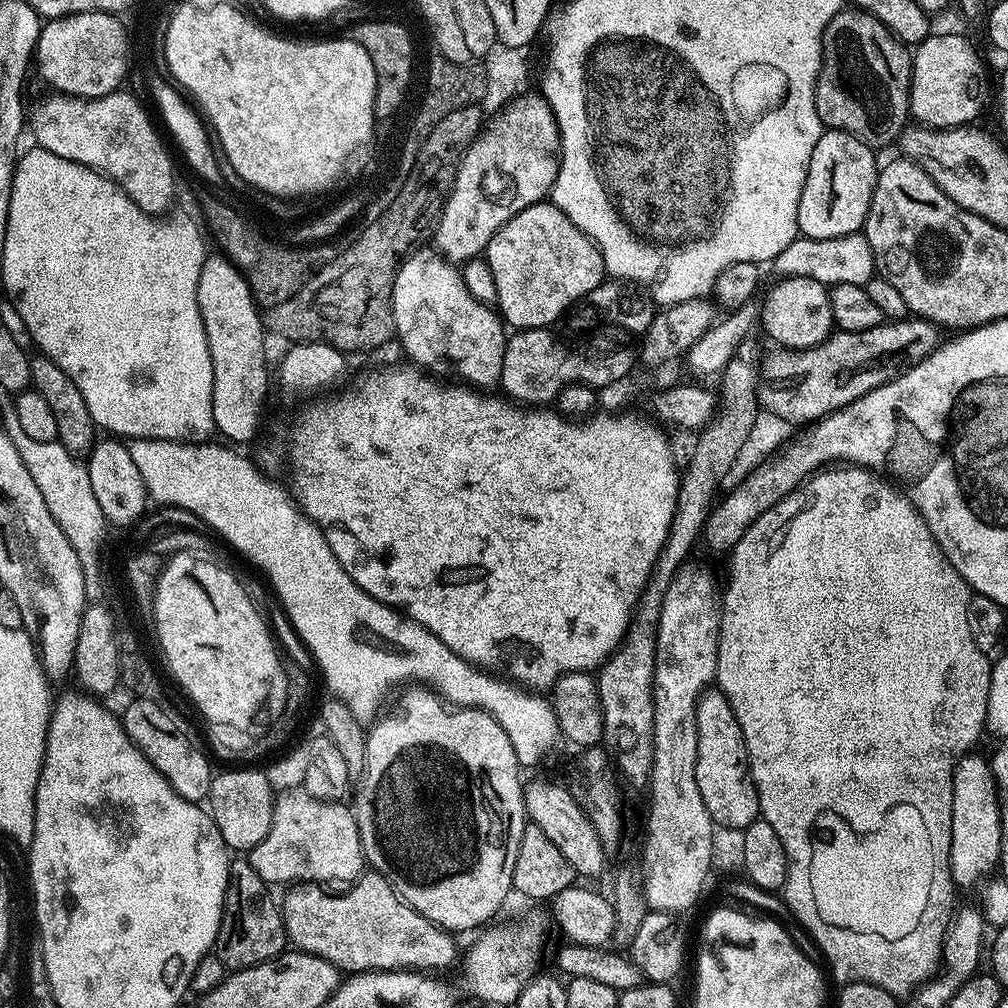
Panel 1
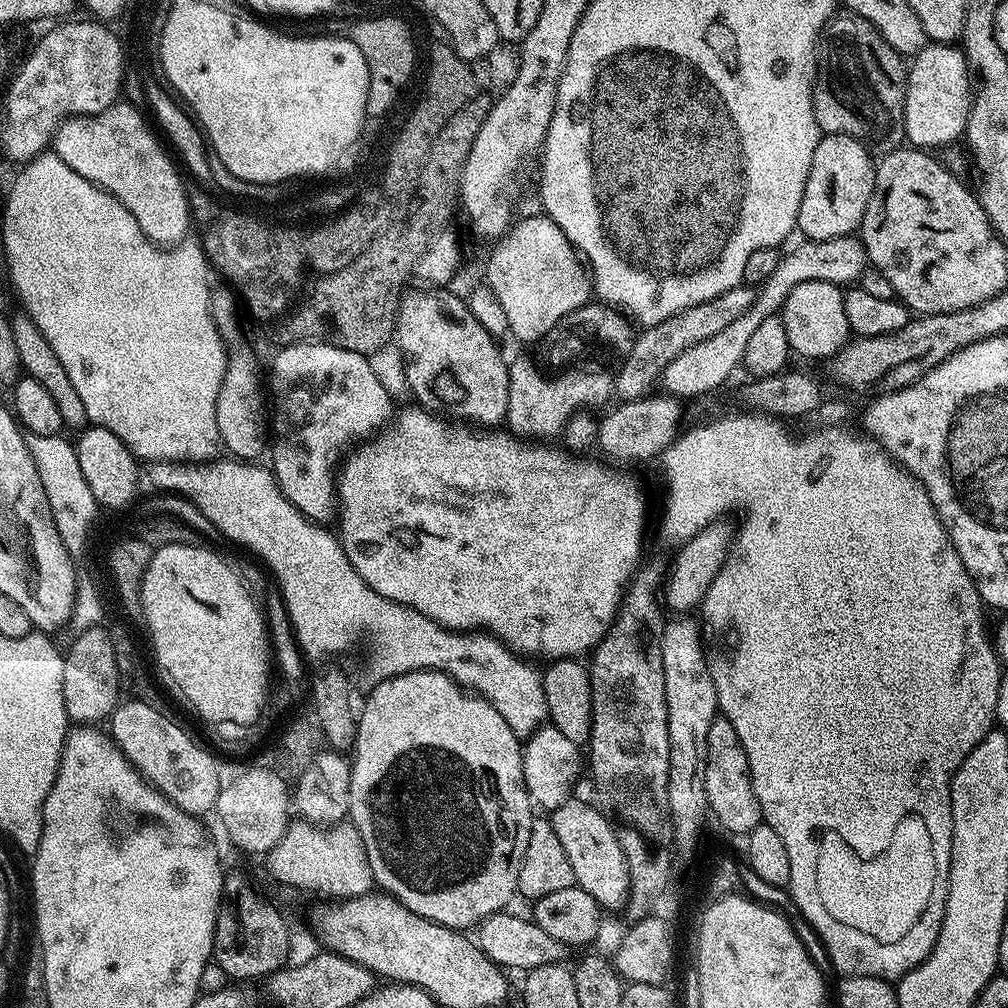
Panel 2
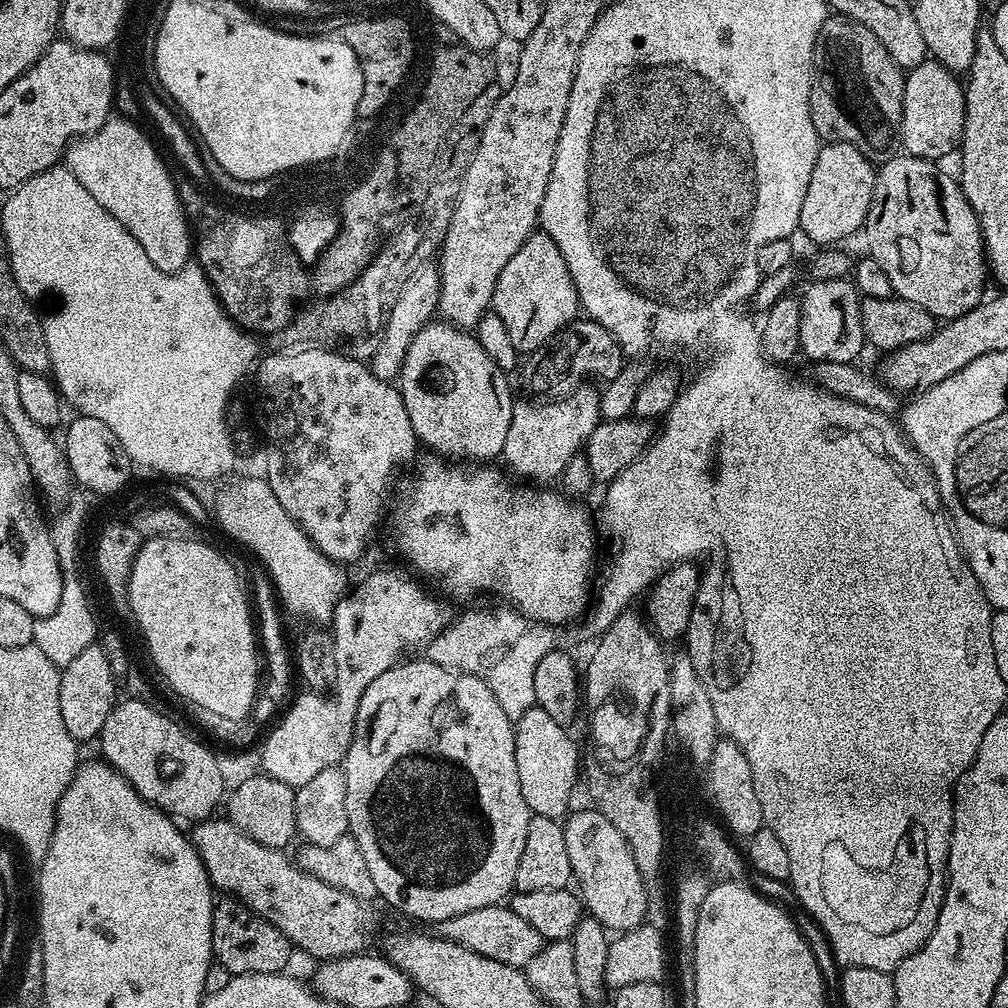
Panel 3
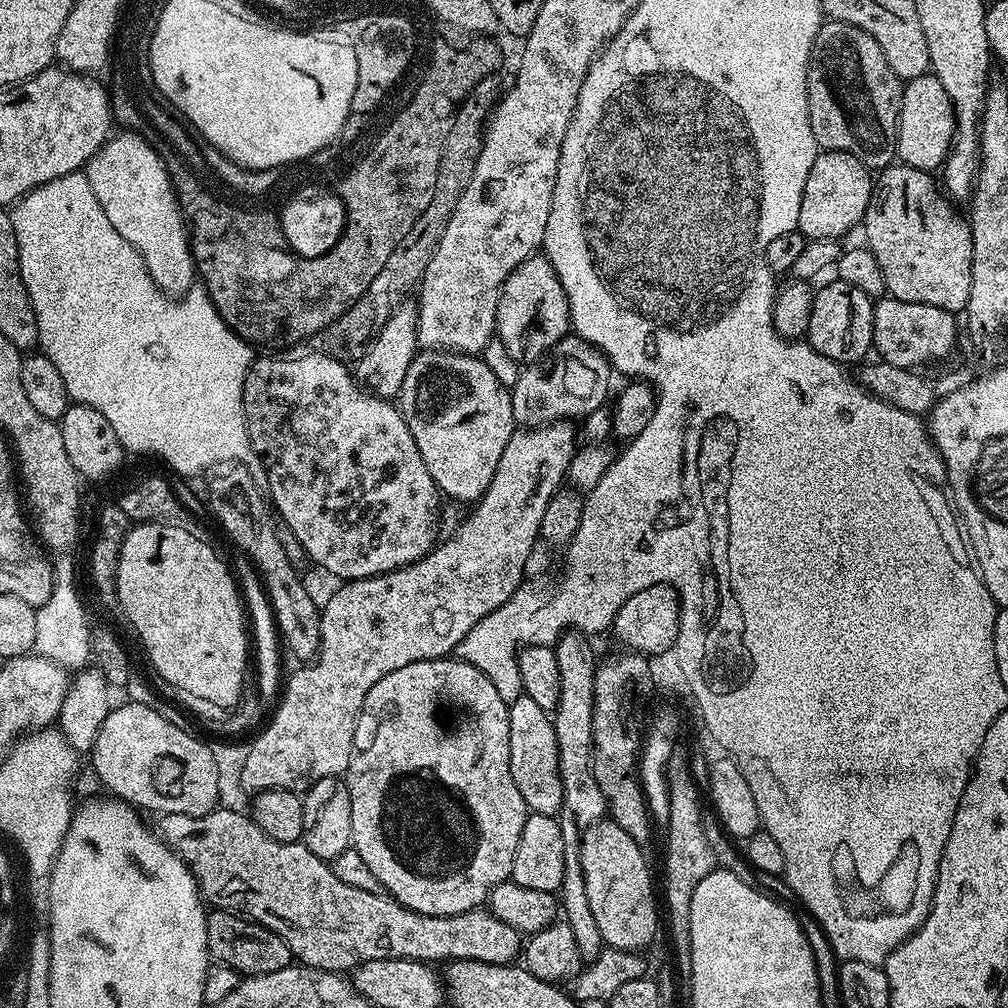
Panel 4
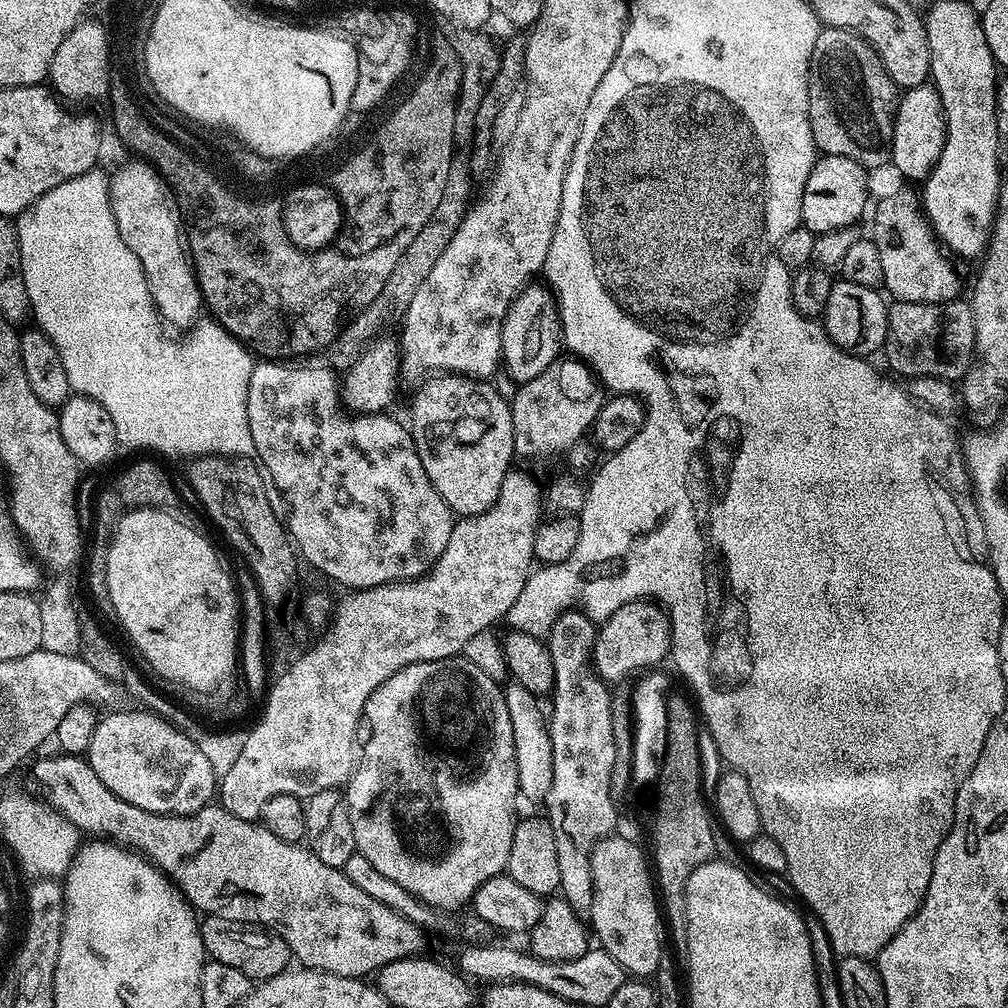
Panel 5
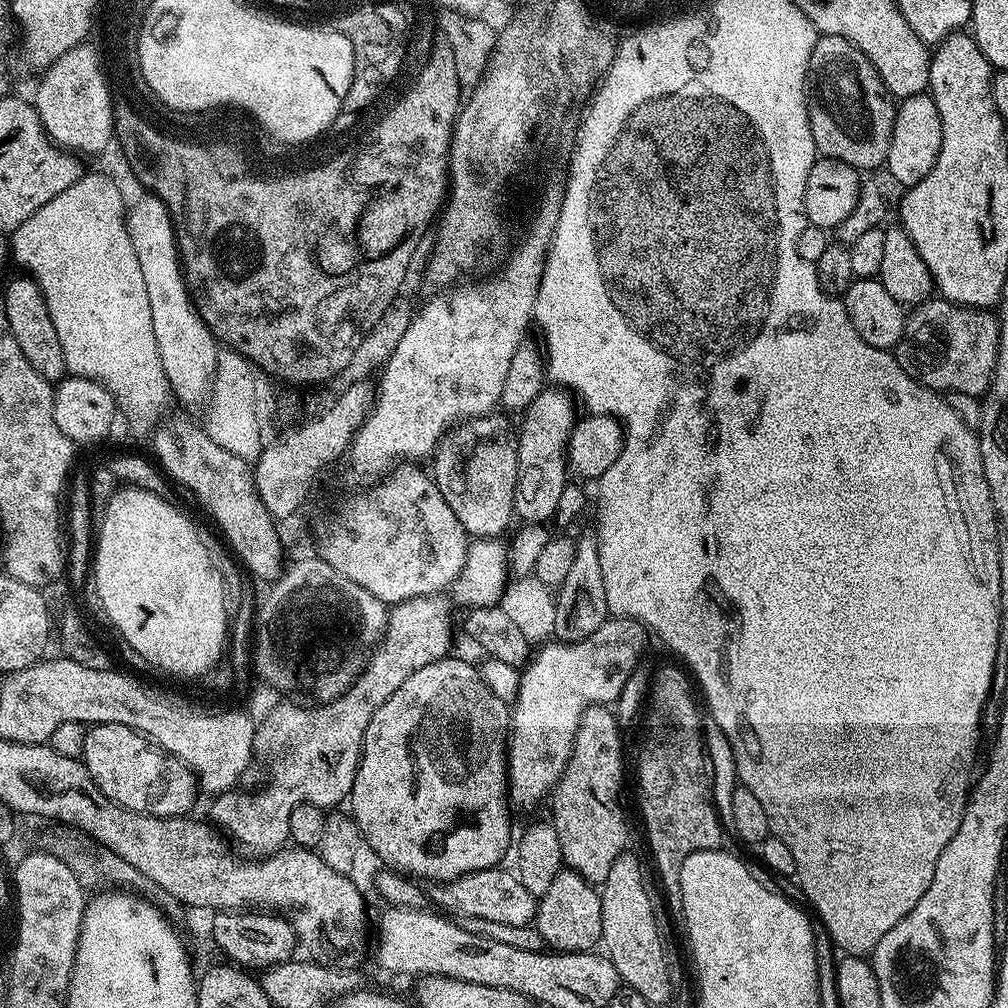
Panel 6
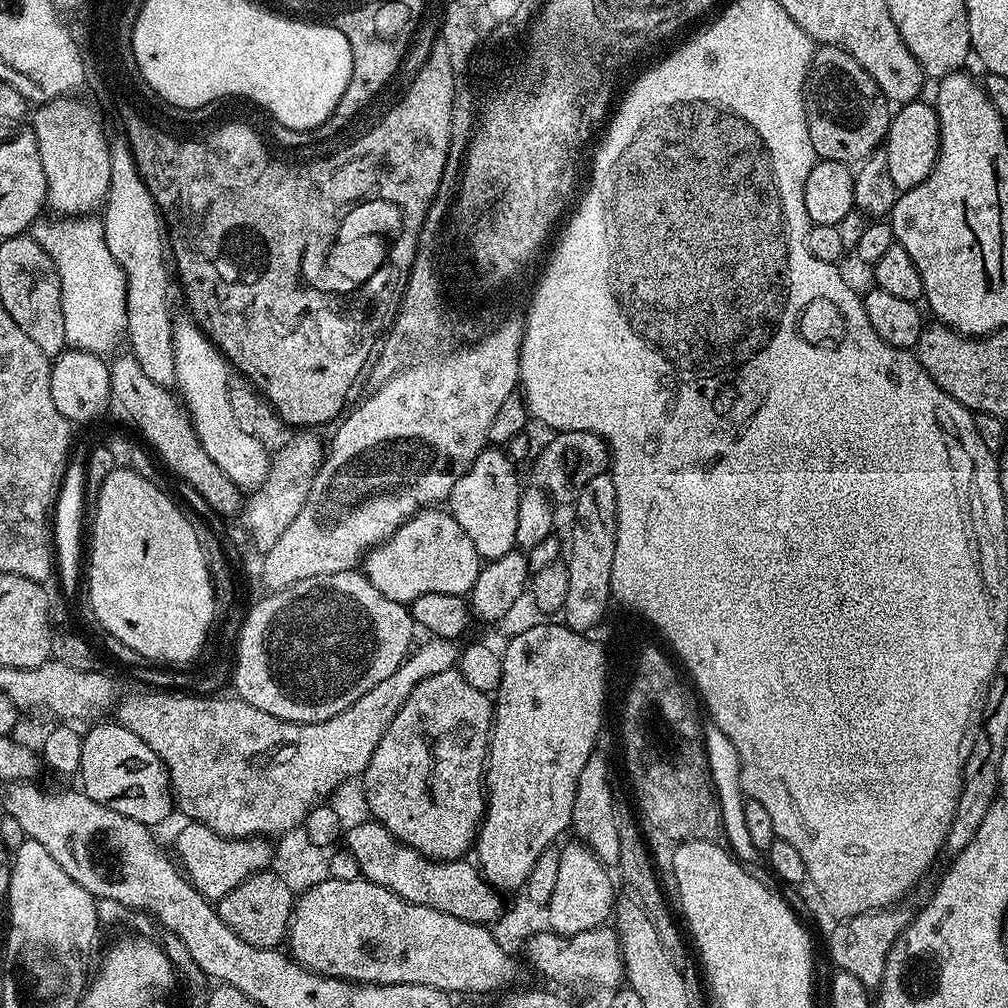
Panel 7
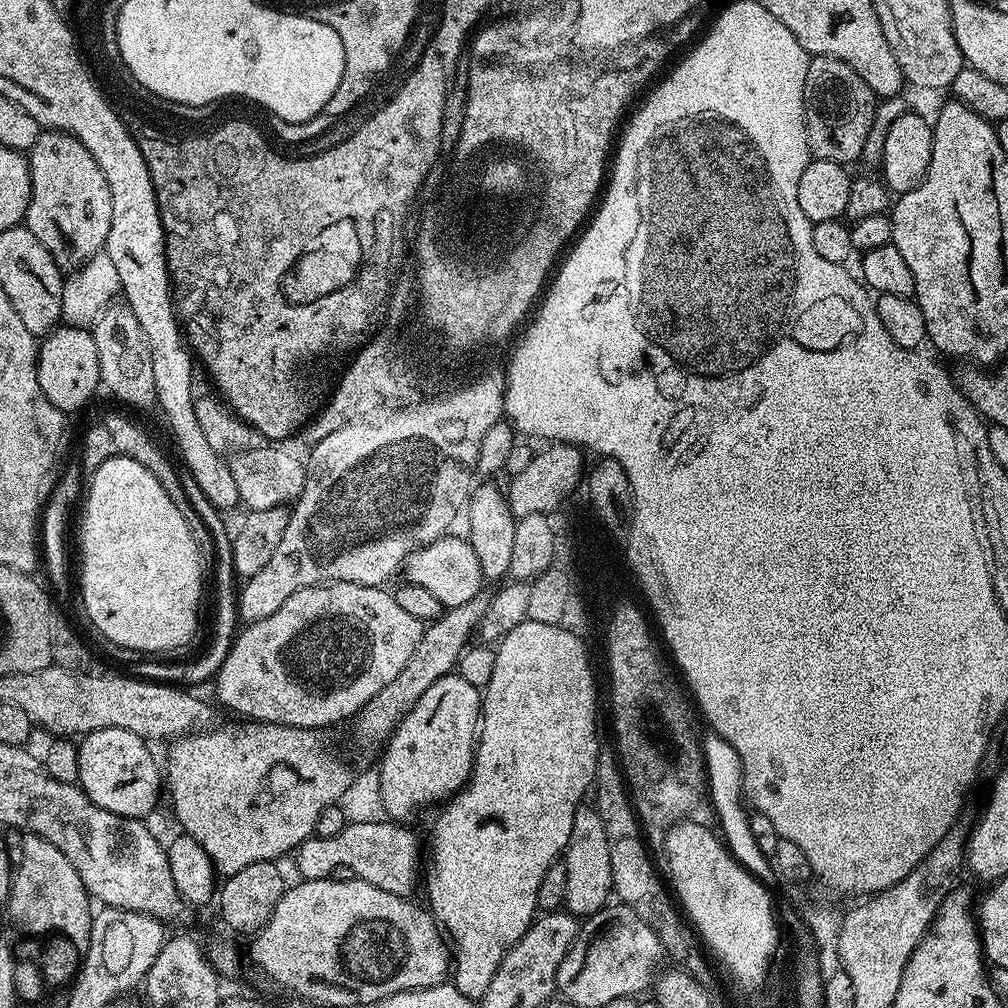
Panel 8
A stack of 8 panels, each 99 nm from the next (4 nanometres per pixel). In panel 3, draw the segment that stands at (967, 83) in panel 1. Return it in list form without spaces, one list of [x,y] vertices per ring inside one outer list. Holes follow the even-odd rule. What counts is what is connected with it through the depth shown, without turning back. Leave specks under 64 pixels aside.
[[[931,58],[924,59],[916,68],[907,69],[899,139],[907,155],[940,162],[943,156],[957,151],[960,136],[964,133],[965,85],[956,80],[959,80],[957,73]]]

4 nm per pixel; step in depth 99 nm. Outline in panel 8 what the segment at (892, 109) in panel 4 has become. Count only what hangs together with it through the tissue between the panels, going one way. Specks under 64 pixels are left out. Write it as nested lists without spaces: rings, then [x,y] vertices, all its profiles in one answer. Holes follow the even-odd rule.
[[[814,56],[809,59],[804,87],[804,121],[808,135],[808,150],[815,159],[829,160],[851,165],[851,160],[859,161],[863,154],[866,136],[878,103],[870,86],[833,56]]]

